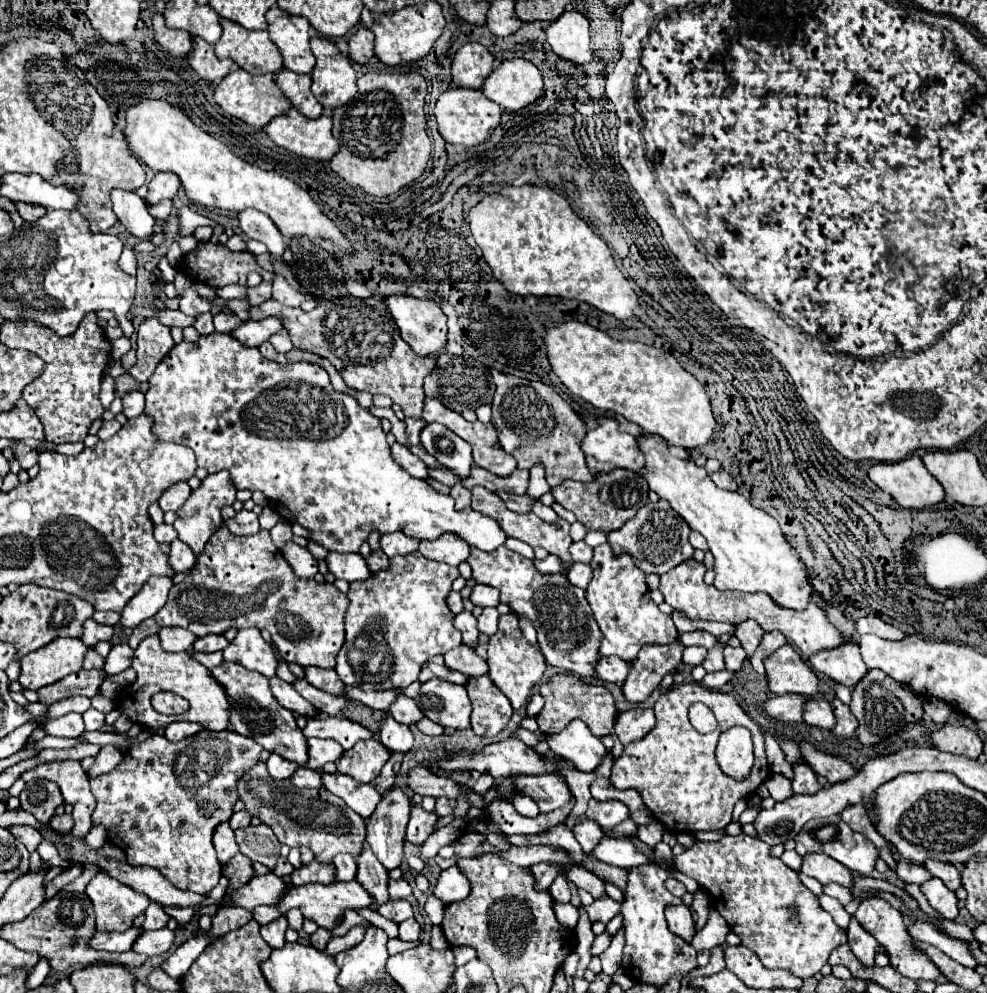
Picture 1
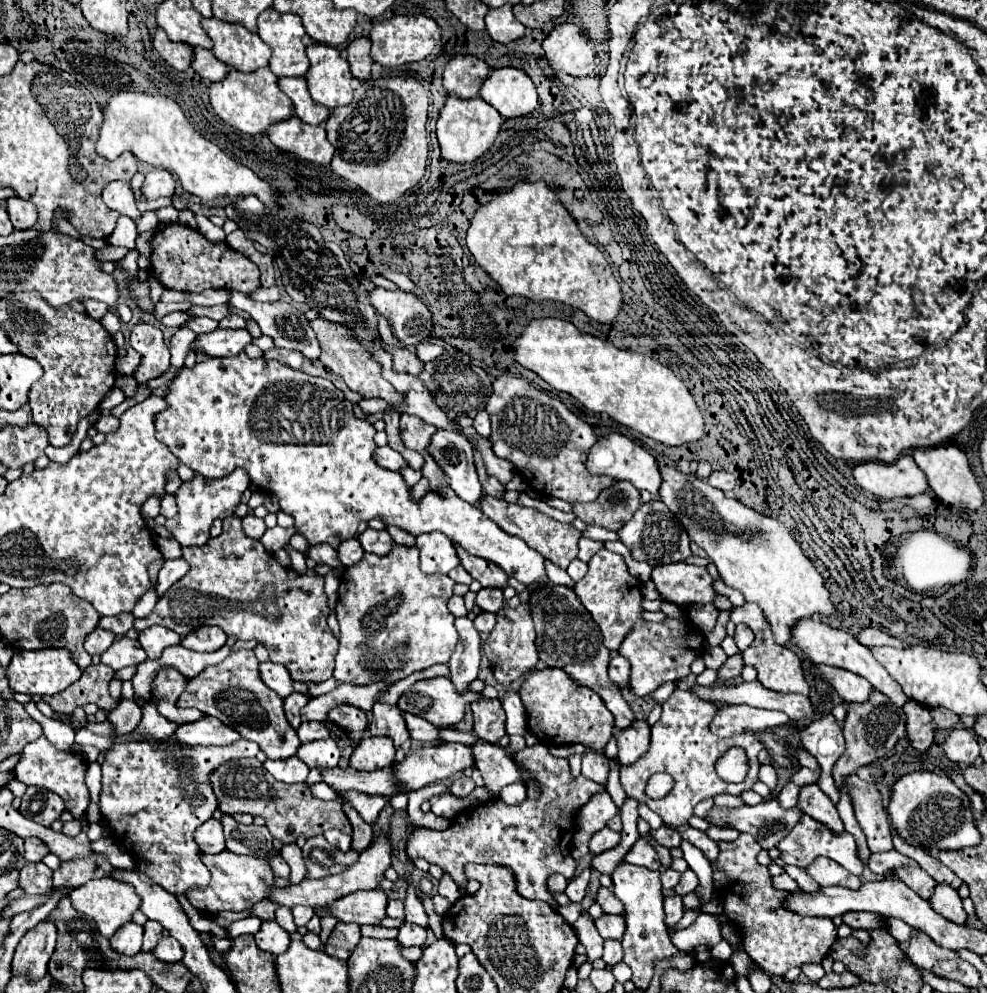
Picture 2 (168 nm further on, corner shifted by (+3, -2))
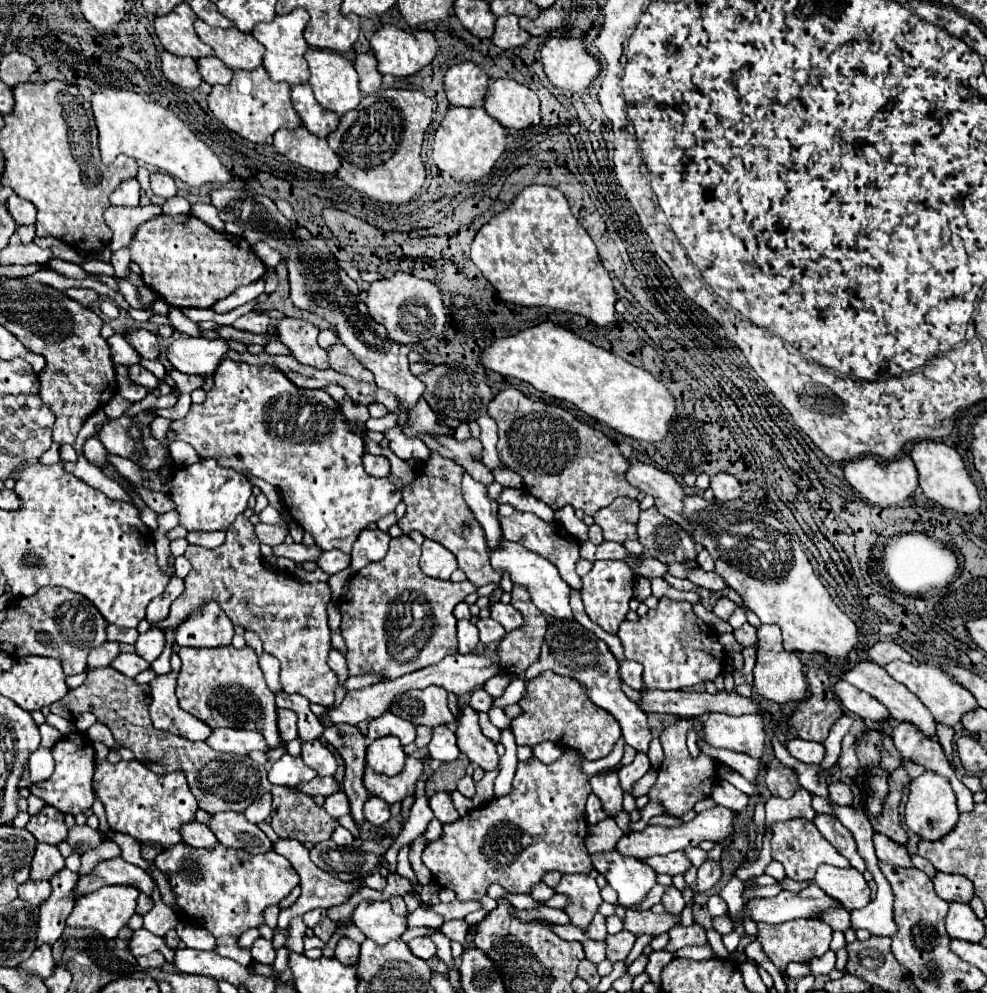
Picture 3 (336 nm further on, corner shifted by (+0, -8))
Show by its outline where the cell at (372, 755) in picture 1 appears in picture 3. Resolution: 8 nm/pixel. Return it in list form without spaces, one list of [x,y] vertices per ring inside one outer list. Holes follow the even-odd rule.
[[[382,737],[376,739],[366,753],[366,763],[376,771],[384,775],[398,775],[404,767],[406,753],[398,741],[398,737]]]

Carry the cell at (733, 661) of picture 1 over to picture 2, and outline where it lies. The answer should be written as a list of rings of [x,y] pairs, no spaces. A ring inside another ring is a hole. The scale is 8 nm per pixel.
[[[745,603],[741,607],[733,607],[731,613],[729,613],[729,619],[733,623],[747,623],[751,627],[751,631],[755,633],[755,641],[751,643],[749,649],[741,651],[741,657],[743,657],[743,663],[749,663],[757,669],[757,679],[767,689],[773,689],[773,691],[779,691],[779,693],[809,695],[809,683],[805,681],[805,675],[803,675],[803,669],[801,669],[801,659],[791,649],[775,643],[775,639],[771,635],[771,627],[763,619],[763,611],[755,603]]]

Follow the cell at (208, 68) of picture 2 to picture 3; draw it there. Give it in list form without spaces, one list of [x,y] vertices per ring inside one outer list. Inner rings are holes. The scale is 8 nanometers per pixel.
[[[202,57],[196,61],[202,79],[208,85],[226,85],[232,79],[232,71],[218,57]]]

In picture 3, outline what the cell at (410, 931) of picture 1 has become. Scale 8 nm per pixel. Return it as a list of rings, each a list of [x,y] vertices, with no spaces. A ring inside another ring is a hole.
[[[416,937],[416,939],[412,939],[412,941],[408,943],[408,947],[410,947],[410,951],[412,951],[416,957],[420,957],[420,959],[424,959],[424,961],[428,961],[428,959],[432,959],[432,957],[436,955],[436,945],[432,943],[430,937]]]

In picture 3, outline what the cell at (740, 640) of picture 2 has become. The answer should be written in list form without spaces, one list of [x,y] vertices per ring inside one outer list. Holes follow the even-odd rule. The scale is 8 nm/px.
[[[744,623],[740,629],[734,629],[734,637],[738,639],[738,643],[742,643],[744,647],[750,647],[754,645],[758,639],[756,639],[756,629],[750,625],[750,623]]]

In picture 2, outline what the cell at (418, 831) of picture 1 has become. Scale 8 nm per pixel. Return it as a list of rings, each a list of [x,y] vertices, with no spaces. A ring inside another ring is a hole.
[[[537,743],[533,747],[527,747],[523,751],[519,751],[515,755],[515,761],[527,769],[531,773],[533,779],[539,781],[539,789],[531,783],[527,783],[527,799],[521,805],[505,805],[503,801],[487,801],[483,805],[467,807],[459,813],[459,819],[451,821],[451,827],[445,831],[433,831],[427,827],[415,827],[409,835],[407,835],[407,855],[411,859],[423,857],[429,863],[437,863],[441,869],[449,871],[449,875],[455,879],[455,883],[459,887],[463,887],[467,883],[465,875],[463,875],[463,865],[465,863],[489,863],[489,865],[509,865],[515,871],[515,879],[517,879],[517,891],[525,897],[525,899],[541,899],[547,901],[555,911],[559,909],[559,903],[555,901],[555,897],[549,893],[547,889],[547,877],[551,877],[553,873],[565,875],[567,879],[573,877],[575,873],[575,859],[571,857],[571,839],[575,833],[575,815],[581,809],[581,805],[585,805],[585,801],[595,793],[595,791],[603,791],[605,785],[599,785],[595,781],[589,781],[585,777],[577,777],[573,779],[569,775],[569,763],[567,759],[561,757],[553,757],[549,753],[549,749],[543,743]]]

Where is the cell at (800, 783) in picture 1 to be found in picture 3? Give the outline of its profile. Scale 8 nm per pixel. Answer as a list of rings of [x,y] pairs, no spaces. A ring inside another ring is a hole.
[[[816,815],[814,825],[816,825],[818,831],[824,835],[824,839],[830,841],[830,843],[850,861],[850,865],[852,865],[854,869],[866,871],[864,859],[862,859],[862,857],[858,855],[858,851],[856,851],[856,841],[854,841],[852,833],[850,833],[836,817]]]

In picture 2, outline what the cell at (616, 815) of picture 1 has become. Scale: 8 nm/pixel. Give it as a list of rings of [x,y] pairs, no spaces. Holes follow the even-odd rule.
[[[607,791],[595,793],[577,813],[577,833],[571,841],[571,857],[583,859],[589,853],[589,839],[595,831],[607,827],[607,823],[619,813]]]

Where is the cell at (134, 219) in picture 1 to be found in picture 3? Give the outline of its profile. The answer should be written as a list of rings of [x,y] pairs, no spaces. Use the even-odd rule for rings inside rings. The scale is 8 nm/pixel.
[[[134,177],[122,181],[114,189],[114,193],[110,195],[110,203],[112,205],[122,205],[122,207],[136,207],[138,199],[140,199],[140,185]]]

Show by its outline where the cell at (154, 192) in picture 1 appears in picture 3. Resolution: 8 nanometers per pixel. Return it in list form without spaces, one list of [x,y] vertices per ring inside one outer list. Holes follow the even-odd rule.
[[[152,173],[150,175],[150,189],[154,195],[162,199],[170,199],[176,195],[176,183],[168,173]]]

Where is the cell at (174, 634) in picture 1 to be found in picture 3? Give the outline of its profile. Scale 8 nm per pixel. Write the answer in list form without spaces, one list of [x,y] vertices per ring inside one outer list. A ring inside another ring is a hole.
[[[148,629],[146,633],[138,635],[138,641],[134,647],[142,659],[152,663],[154,659],[160,657],[160,653],[164,649],[164,631],[162,629]]]

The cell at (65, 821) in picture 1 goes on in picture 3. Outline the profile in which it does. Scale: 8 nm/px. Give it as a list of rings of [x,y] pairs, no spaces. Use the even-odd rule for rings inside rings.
[[[74,825],[70,831],[68,831],[68,845],[78,851],[80,855],[86,853],[88,849],[94,849],[98,847],[98,843],[102,841],[100,833],[96,829],[90,829],[88,825]]]

